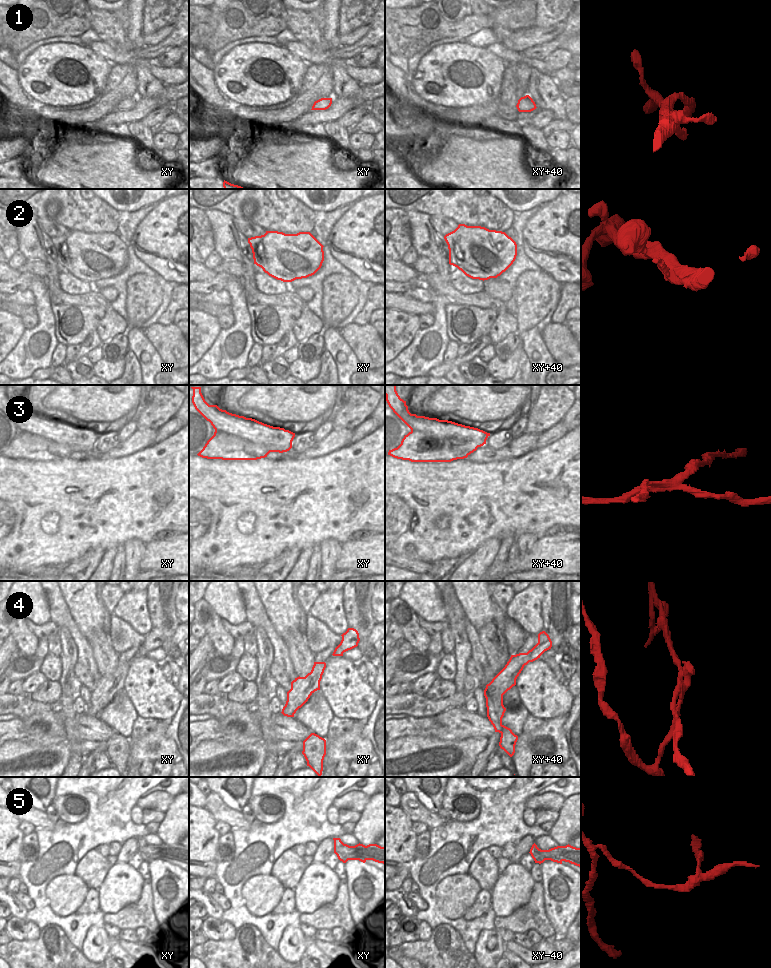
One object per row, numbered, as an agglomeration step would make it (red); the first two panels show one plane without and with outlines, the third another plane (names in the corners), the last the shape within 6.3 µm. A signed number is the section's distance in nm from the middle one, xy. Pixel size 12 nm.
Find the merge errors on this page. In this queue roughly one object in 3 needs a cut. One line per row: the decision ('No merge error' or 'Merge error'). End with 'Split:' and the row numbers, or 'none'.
1: No merge error
2: No merge error
3: Merge error
4: Merge error
5: Merge error
Split: 3, 4, 5.

